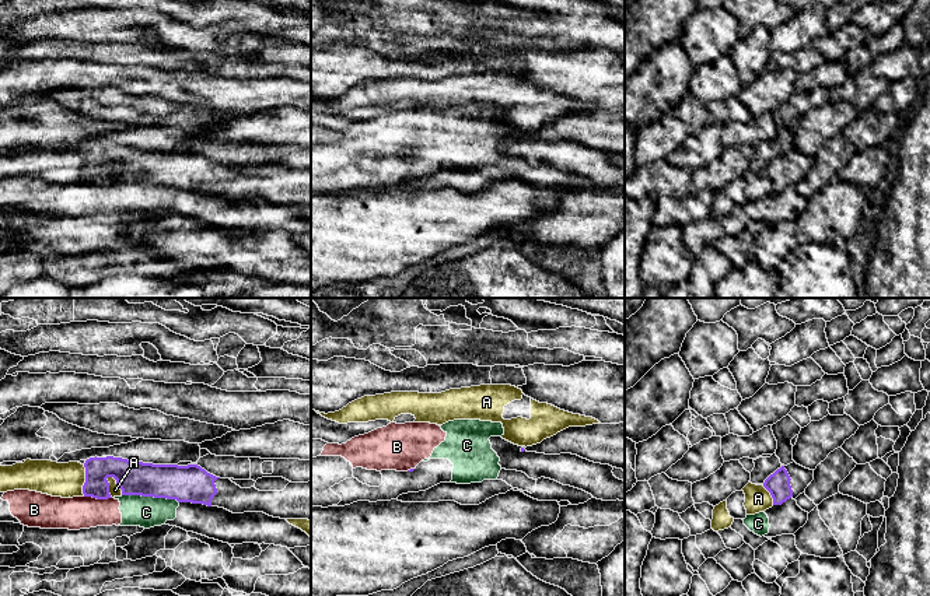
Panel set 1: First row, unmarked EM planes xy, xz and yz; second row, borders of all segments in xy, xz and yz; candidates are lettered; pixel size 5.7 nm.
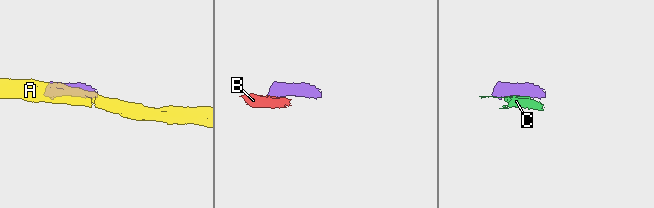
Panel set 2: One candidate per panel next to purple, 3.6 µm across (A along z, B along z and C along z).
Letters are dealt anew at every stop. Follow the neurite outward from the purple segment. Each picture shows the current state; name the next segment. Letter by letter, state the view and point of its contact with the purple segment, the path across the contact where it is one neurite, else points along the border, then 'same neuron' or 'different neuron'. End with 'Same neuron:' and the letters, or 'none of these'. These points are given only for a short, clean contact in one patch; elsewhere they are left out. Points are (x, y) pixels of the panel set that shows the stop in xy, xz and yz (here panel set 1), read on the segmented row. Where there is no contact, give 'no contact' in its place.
A: xy (116, 483) | different neuron
B: xy (98, 498) | along xy (84, 495), (111, 498) | different neuron
C: xy (150, 495) | different neuron
Same neuron: none of these

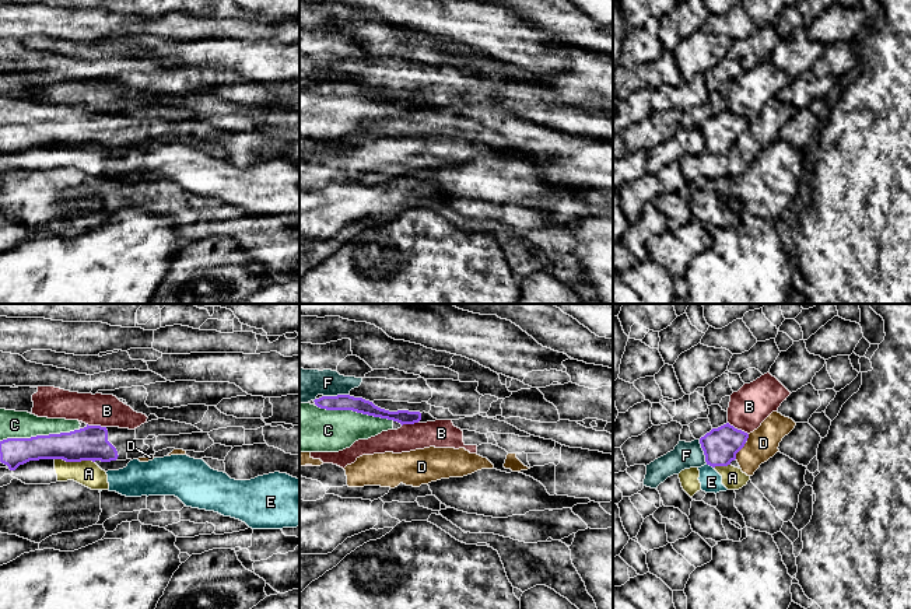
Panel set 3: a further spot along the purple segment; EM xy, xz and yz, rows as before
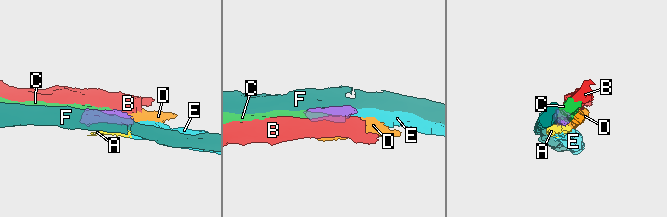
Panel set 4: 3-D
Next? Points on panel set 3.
A: xy (74, 461) | different neuron
B: yz (736, 429) | along yz (728, 422), (747, 434) | different neuron
C: xy (39, 436) | across xy (77, 445), (63, 438), (39, 436), (24, 436), (13, 424) | same neuron
D: yz (739, 450) | along yz (746, 443), (735, 458) | different neuron
E: yz (710, 465) | along yz (707, 464), (712, 468) | different neuron
F: xz (335, 396) | different neuron
Same neuron: C

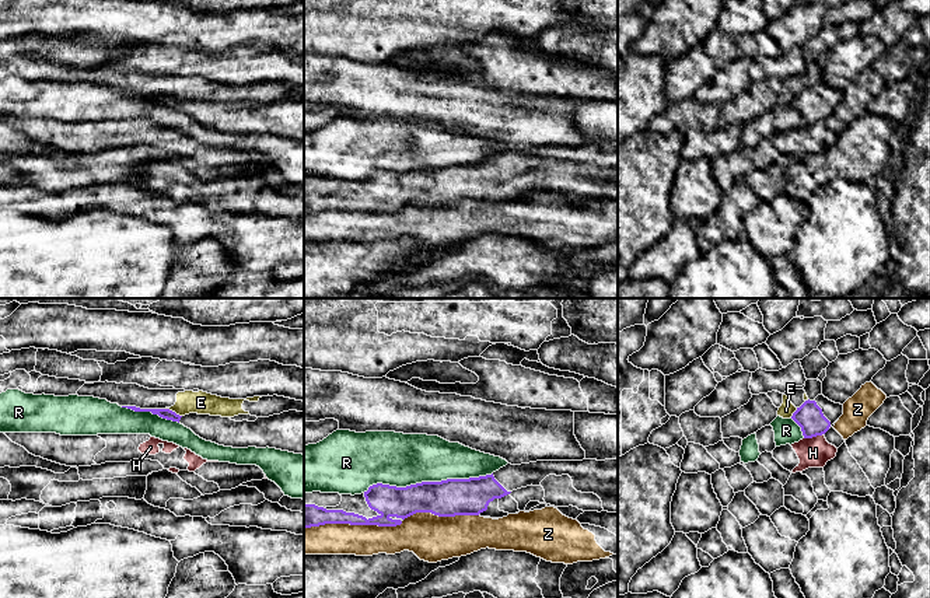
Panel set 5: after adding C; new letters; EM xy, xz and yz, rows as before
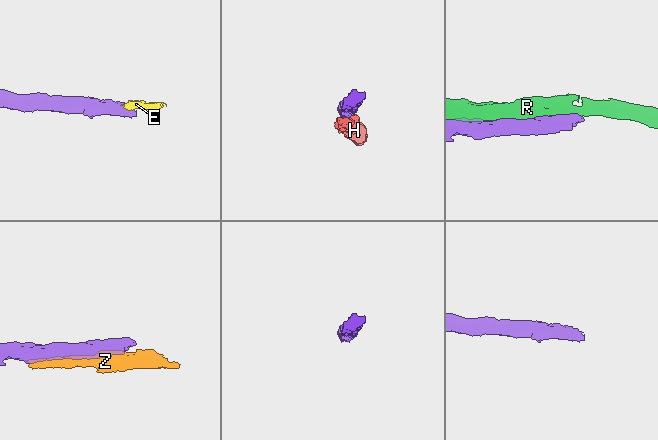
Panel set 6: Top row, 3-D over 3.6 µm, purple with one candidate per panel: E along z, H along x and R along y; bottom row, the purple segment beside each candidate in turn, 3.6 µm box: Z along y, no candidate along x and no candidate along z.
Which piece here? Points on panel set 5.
E: xy (174, 412) | along xy (165, 408), (181, 416) | different neuron
H: yz (813, 436) | along yz (822, 433), (804, 439) | different neuron
R: xz (427, 482) | different neuron
Z: xz (391, 525) | different neuron
Same neuron: none of these

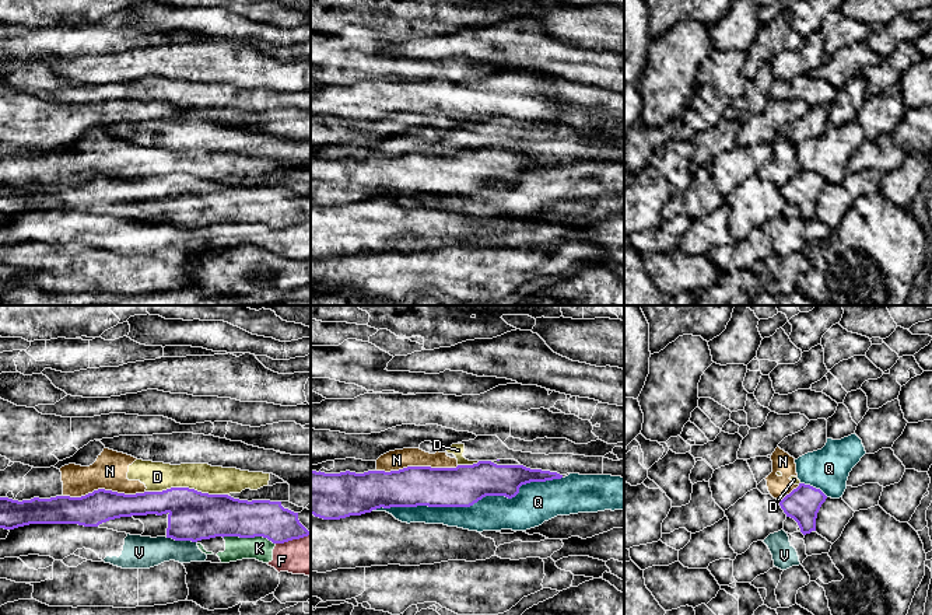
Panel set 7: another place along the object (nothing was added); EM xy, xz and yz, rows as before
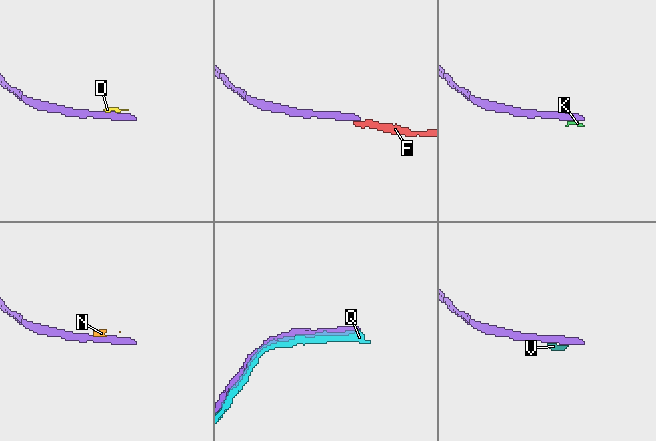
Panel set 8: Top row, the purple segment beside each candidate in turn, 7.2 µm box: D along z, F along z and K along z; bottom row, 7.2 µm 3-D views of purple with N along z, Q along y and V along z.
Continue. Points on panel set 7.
D: xy (186, 488) | different neuron
F: xy (293, 538) | along xy (309, 534), (276, 544) | different neuron
K: xy (249, 537) | different neuron
N: xy (104, 489) | different neuron
Q: xz (468, 506) | different neuron
V: xy (181, 540) | along xy (165, 537), (196, 542) | different neuron
Same neuron: none of these

